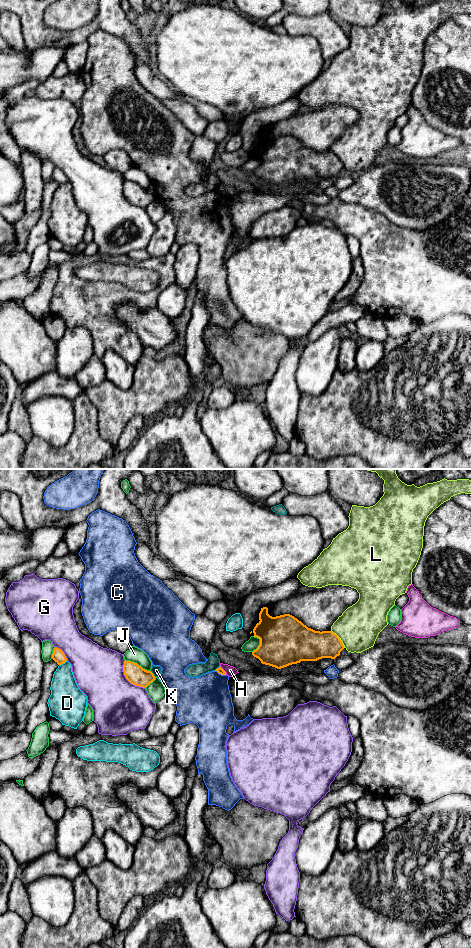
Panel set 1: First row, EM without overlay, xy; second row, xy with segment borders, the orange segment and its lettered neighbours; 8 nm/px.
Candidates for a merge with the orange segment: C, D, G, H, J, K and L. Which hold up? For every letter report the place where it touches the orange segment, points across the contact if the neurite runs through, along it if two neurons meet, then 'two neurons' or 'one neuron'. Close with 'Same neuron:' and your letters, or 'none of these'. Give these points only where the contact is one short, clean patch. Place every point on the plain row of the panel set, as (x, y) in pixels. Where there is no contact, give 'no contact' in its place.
C: contact xy (220, 193); two neurons
D: contact xy (62, 183); two neurons
G: contact xy (127, 199); two neurons
H: contact xy (223, 190); two neurons
J: contact xy (136, 183); two neurons
K: contact xy (153, 194); two neurons
L: contact xy (339, 159); two neurons
Same neuron: none of these

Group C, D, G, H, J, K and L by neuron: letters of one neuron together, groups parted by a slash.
C / D / G / H / J / K / L

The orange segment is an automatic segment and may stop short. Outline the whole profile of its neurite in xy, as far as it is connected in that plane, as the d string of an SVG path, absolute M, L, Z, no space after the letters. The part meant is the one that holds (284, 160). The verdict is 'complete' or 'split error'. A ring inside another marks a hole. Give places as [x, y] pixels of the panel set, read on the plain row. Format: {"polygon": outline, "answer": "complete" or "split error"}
{"polygon": "M268 128L259 133L259 142L253 149L254 157L260 159L260 165L252 172L262 184L281 189L301 181L317 181L322 178L335 179L344 169L340 158L332 151L315 151L290 134L272 137Z", "answer": "complete"}

